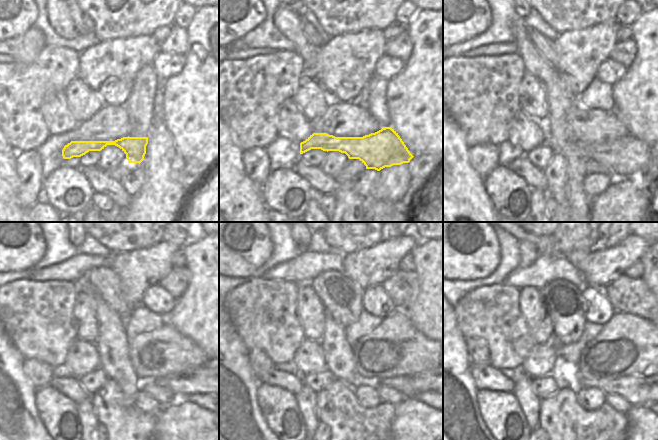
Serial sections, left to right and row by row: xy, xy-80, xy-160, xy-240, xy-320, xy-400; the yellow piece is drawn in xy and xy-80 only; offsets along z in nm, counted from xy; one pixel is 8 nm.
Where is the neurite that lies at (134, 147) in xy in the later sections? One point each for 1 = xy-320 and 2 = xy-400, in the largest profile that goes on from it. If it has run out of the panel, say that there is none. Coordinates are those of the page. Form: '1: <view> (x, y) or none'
1: xy-320 (422, 382)
2: none

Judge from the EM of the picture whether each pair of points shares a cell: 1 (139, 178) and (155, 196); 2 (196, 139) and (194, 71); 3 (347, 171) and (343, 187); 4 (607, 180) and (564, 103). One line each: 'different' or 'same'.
1: different
2: same
3: different
4: different

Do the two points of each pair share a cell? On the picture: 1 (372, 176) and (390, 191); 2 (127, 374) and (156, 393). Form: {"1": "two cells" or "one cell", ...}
{"1": "two cells", "2": "two cells"}

